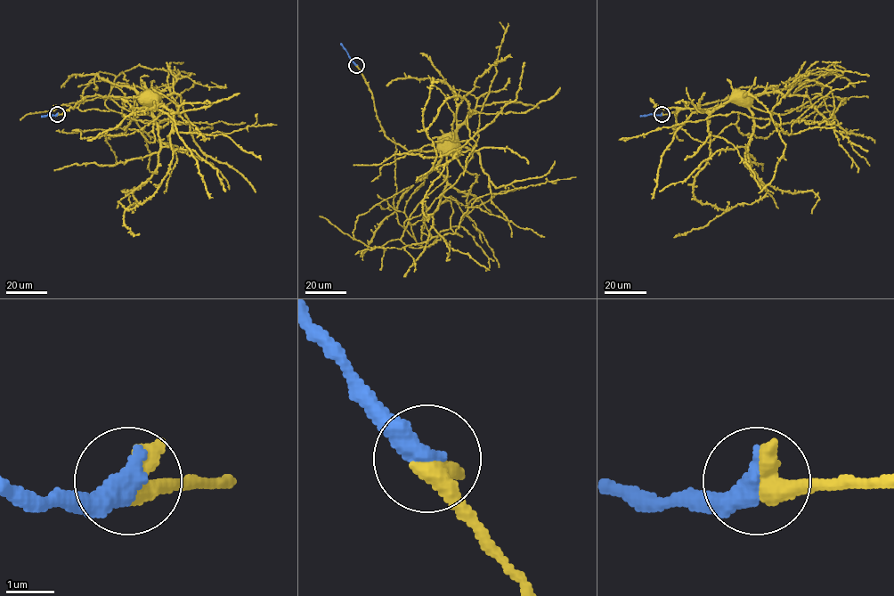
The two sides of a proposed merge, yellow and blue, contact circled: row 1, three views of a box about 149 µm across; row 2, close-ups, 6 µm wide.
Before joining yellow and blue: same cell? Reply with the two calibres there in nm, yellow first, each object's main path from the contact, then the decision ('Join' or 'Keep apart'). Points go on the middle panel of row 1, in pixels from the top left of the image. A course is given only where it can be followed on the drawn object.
Thickness 600 nm (yellow) against 500 nm. Course of yellow: (355, 65), (371, 93), (380, 126), (392, 141), (409, 151), (434, 151), (453, 138). Course of blue: (355, 65), (341, 43). Join

